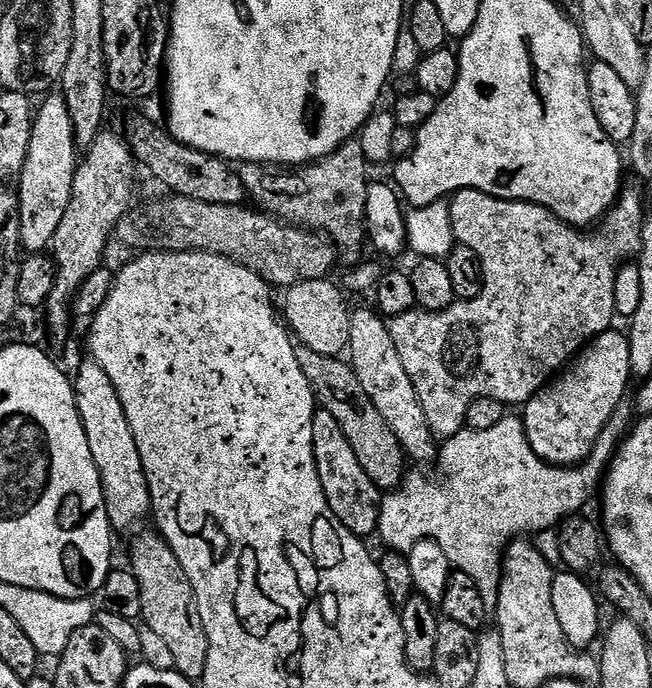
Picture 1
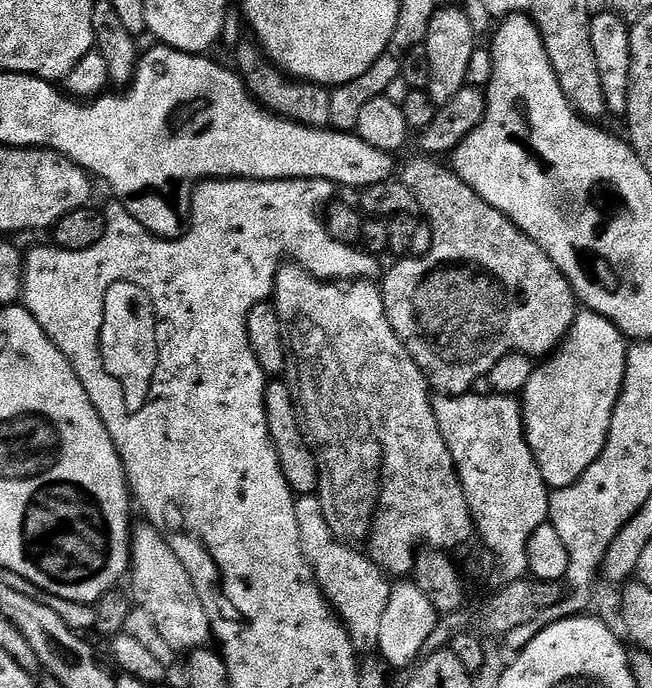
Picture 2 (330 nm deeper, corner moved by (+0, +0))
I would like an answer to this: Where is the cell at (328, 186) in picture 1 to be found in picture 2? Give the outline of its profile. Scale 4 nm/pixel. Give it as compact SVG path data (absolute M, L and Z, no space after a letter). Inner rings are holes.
M244 42L235 49L235 67L242 77L248 93L257 104L263 105L274 116L284 120L293 120L296 124L304 124L308 128L328 128L330 125L330 98L331 91L318 84L309 84L293 80L285 76L255 43Z

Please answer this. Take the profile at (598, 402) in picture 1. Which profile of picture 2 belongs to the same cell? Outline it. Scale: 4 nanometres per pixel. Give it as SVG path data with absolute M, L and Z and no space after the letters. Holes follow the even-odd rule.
M580 310L560 347L533 367L522 393L520 410L524 415L524 437L549 489L564 488L578 482L602 454L612 429L614 406L626 378L628 345L629 341L614 322L602 318L597 312Z

